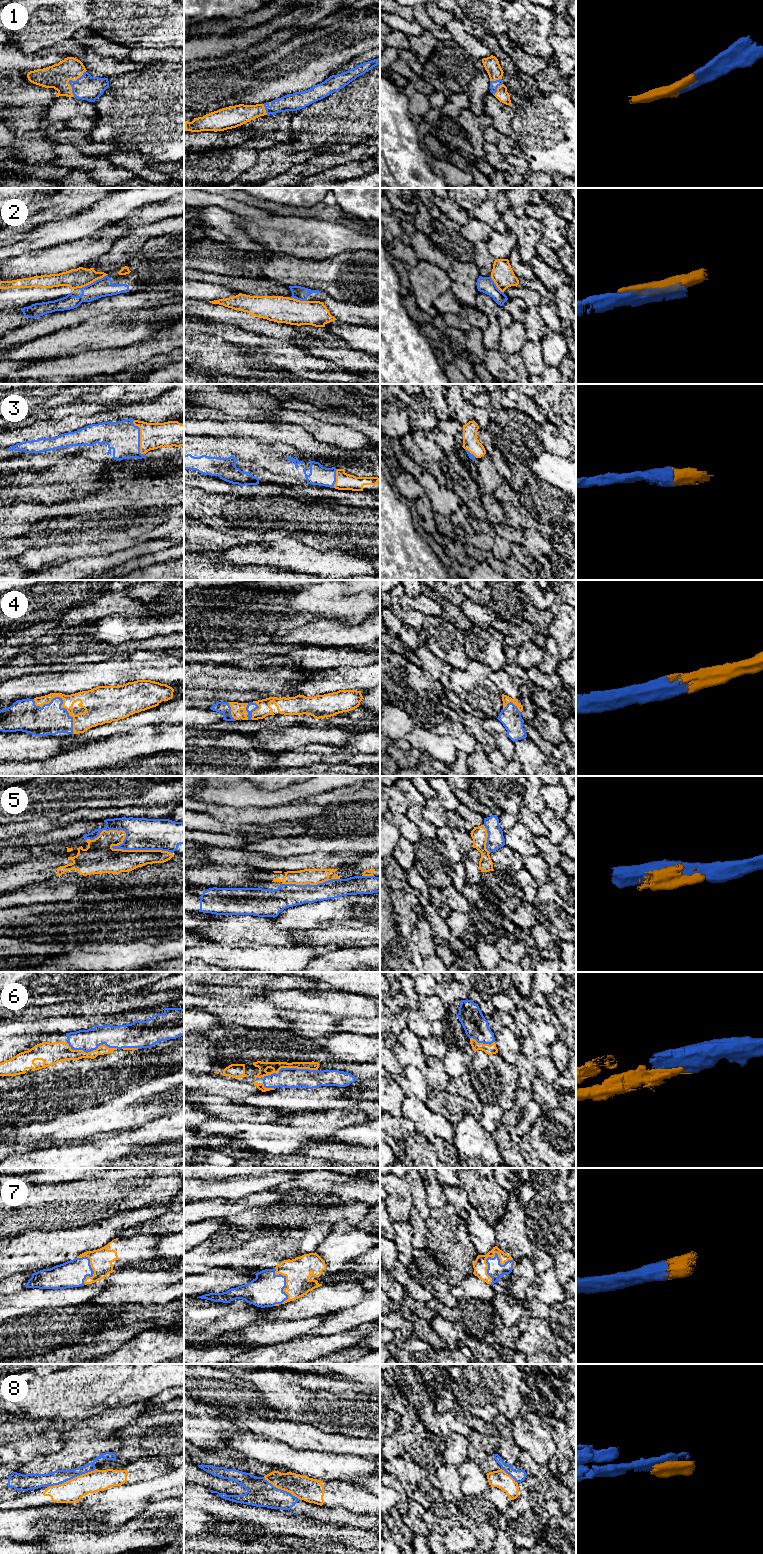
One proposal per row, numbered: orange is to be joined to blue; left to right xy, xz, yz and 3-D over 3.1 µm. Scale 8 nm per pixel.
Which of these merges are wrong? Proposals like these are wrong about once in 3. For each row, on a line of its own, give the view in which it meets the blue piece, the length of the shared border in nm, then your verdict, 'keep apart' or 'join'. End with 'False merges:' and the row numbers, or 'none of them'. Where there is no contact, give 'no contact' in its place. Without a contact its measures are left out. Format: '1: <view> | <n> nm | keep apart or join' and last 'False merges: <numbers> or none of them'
1: xy | 220 nm | join
2: xy | 260 nm | keep apart
3: xy | 300 nm | join
4: xy | 420 nm | join
5: xy | 700 nm | keep apart
6: xz | 440 nm | join
7: yz | 280 nm | join
8: xy | 420 nm | keep apart
False merges: 2, 5, 8

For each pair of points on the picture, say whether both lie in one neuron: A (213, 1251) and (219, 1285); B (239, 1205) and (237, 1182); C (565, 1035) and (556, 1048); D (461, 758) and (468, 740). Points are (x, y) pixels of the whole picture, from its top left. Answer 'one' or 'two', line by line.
A: two
B: two
C: one
D: two

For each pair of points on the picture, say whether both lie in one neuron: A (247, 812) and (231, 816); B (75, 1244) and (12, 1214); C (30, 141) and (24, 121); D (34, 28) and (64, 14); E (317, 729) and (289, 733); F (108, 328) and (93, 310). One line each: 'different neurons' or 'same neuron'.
A: same neuron
B: different neurons
C: different neurons
D: same neuron
E: same neuron
F: different neurons

